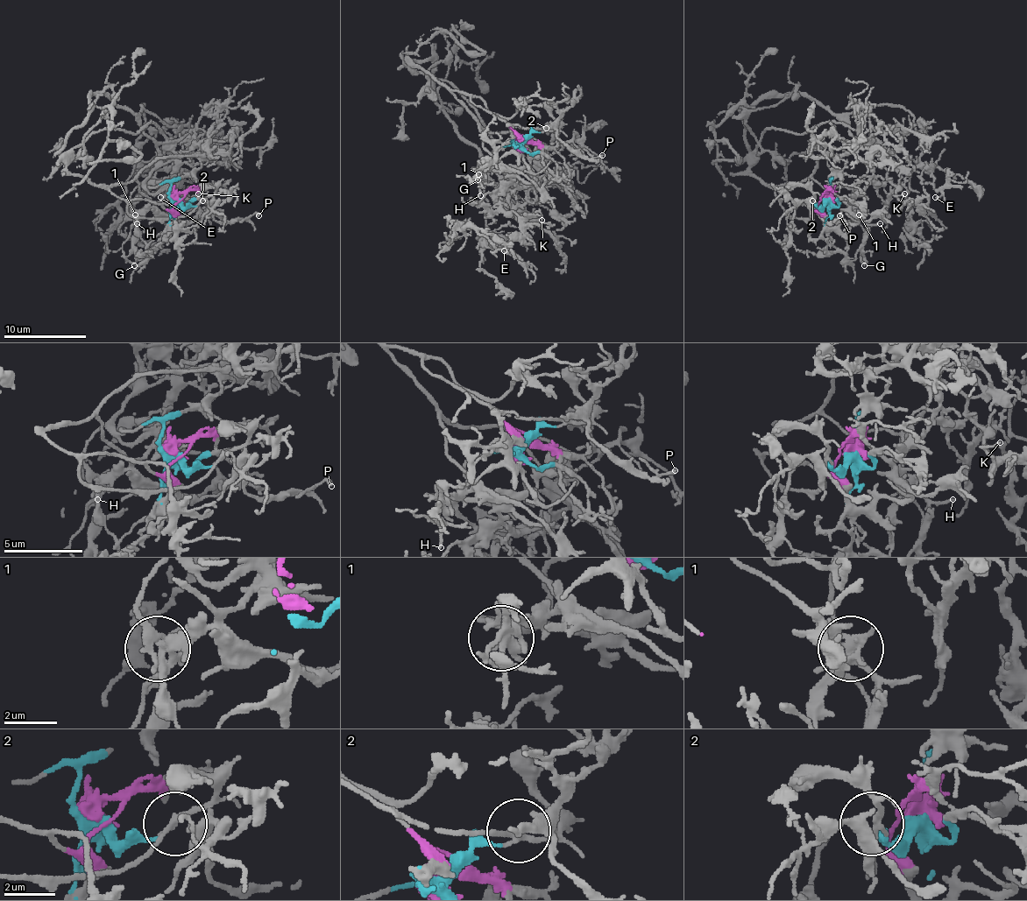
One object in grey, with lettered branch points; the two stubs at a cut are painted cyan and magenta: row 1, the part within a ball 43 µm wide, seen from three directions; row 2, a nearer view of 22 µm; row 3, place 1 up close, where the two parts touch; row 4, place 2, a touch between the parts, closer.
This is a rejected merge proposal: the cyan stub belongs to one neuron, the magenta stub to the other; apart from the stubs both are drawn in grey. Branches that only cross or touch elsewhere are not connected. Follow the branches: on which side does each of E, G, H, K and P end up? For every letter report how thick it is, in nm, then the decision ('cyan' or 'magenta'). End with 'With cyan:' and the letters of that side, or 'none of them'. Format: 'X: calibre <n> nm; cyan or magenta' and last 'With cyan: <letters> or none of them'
E: calibre 180 nm; cyan
G: calibre 100 nm; cyan
H: calibre 110 nm; cyan
K: calibre 120 nm; cyan
P: calibre 170 nm; magenta
With cyan: E, G, H, K

